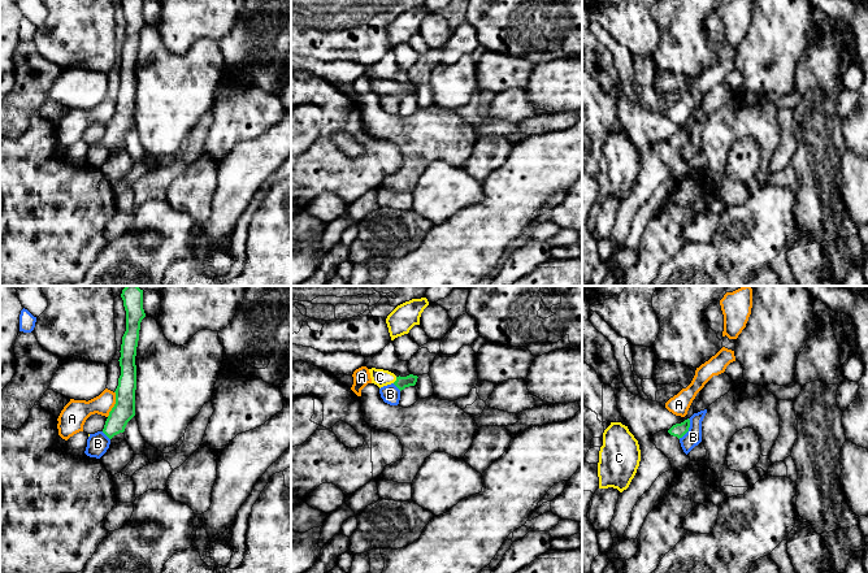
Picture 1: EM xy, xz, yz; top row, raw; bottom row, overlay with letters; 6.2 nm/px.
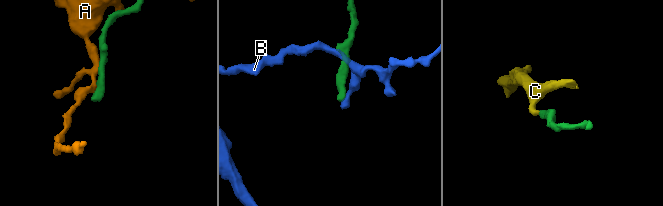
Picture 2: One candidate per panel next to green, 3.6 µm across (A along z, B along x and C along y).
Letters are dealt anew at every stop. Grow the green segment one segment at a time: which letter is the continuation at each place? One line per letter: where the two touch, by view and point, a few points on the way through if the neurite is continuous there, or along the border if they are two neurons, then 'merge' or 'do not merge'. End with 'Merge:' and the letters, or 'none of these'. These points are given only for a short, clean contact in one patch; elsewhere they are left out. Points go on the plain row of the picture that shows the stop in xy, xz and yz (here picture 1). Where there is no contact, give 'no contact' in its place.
A: xy (114, 113) | along xy (114, 100), (114, 114), (107, 125) | do not merge
B: yz (688, 138) | along yz (689, 127), (689, 138), (678, 147) | do not merge
C: xz (396, 89) | across xz (402, 91), (396, 89), (380, 86) | merge
Merge: C

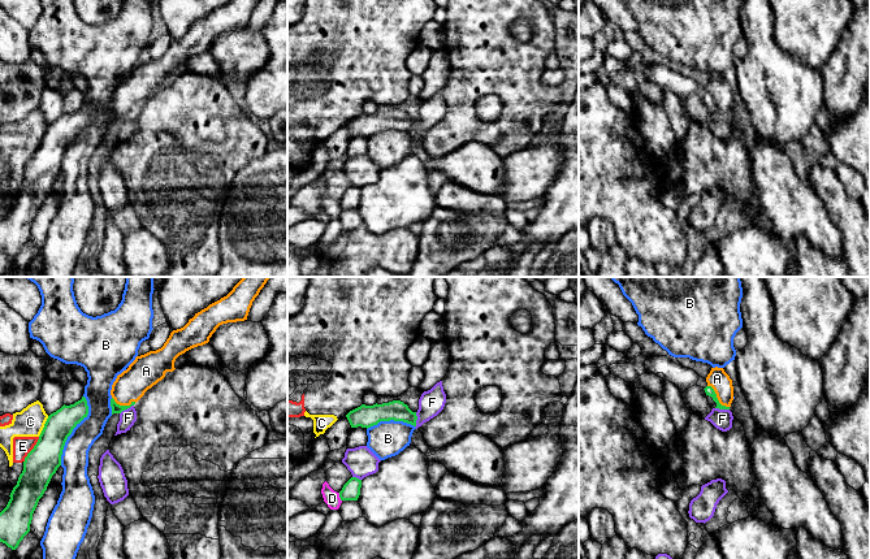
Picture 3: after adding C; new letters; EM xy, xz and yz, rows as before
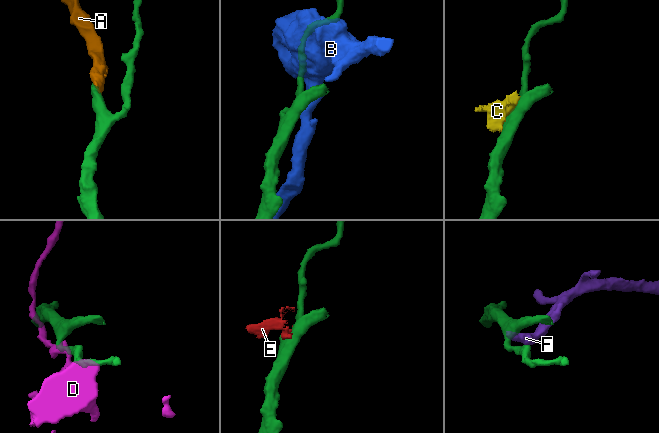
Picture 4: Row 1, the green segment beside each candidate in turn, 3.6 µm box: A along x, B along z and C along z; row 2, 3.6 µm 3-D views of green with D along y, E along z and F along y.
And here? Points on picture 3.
A: yz (717, 107) | across yz (709, 99), (717, 107), (717, 87) | merge
B: xy (72, 139) | do not merge
C: xy (44, 135) | do not merge
D: xz (340, 206) | along xz (338, 202), (341, 209) | do not merge
E: xy (31, 159) | along xy (39, 146), (24, 170) | do not merge
F: xz (416, 128) | along xz (416, 121), (415, 135) | do not merge
Merge: A

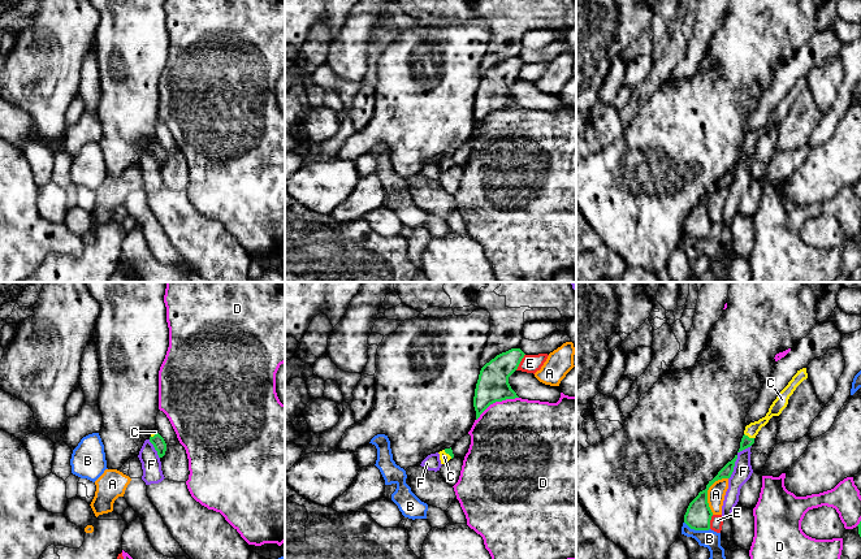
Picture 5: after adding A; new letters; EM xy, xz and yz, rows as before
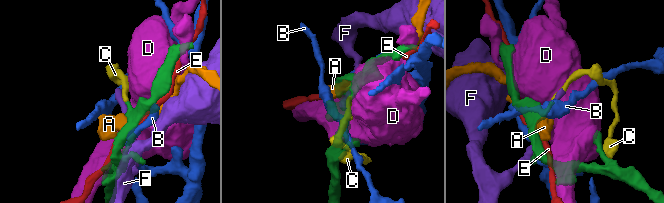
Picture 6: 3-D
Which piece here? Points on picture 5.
A: yz (706, 200) | do not merge
B: yz (697, 238) | do not merge
C: yz (748, 146) | merge
D: xz (496, 109) | do not merge
E: xz (520, 69) | do not merge
F: yz (734, 174) | do not merge
Merge: C

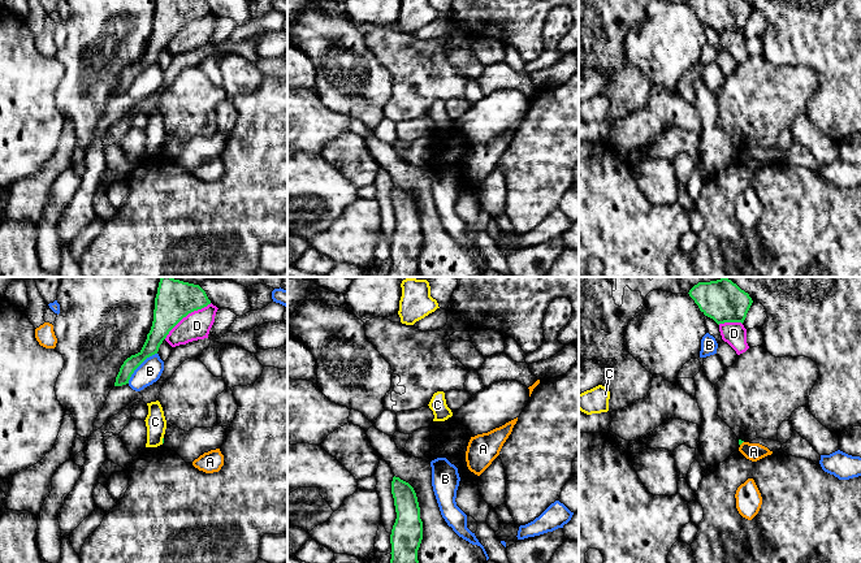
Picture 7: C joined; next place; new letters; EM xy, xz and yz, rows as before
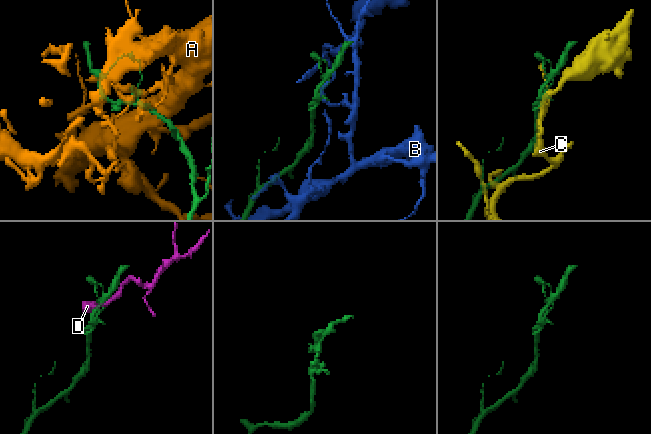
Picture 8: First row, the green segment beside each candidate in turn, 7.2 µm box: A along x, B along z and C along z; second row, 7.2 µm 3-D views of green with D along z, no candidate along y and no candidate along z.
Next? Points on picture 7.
A: yz (741, 151) | along yz (743, 150), (740, 154) | do not merge
B: xy (139, 73) | do not merge
C: xy (163, 148) | do not merge
D: xy (186, 24) | do not merge
Merge: none of these

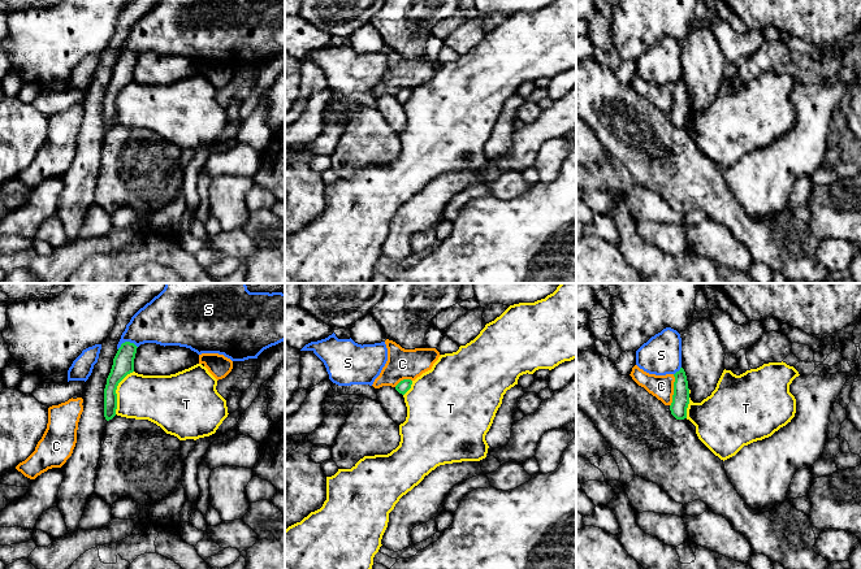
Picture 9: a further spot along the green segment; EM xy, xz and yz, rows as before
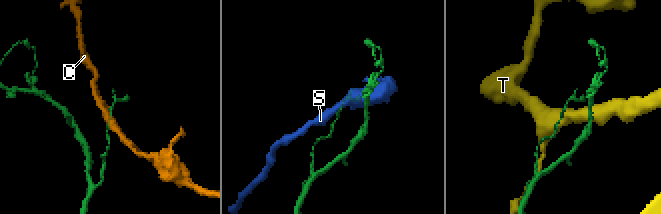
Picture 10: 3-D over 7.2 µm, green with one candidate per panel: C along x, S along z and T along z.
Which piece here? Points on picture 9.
C: yz (674, 99) | do not merge
S: xy (126, 51) | do not merge
T: xy (115, 100) | along xy (133, 79), (117, 95), (115, 122) | do not merge
Merge: none of these

